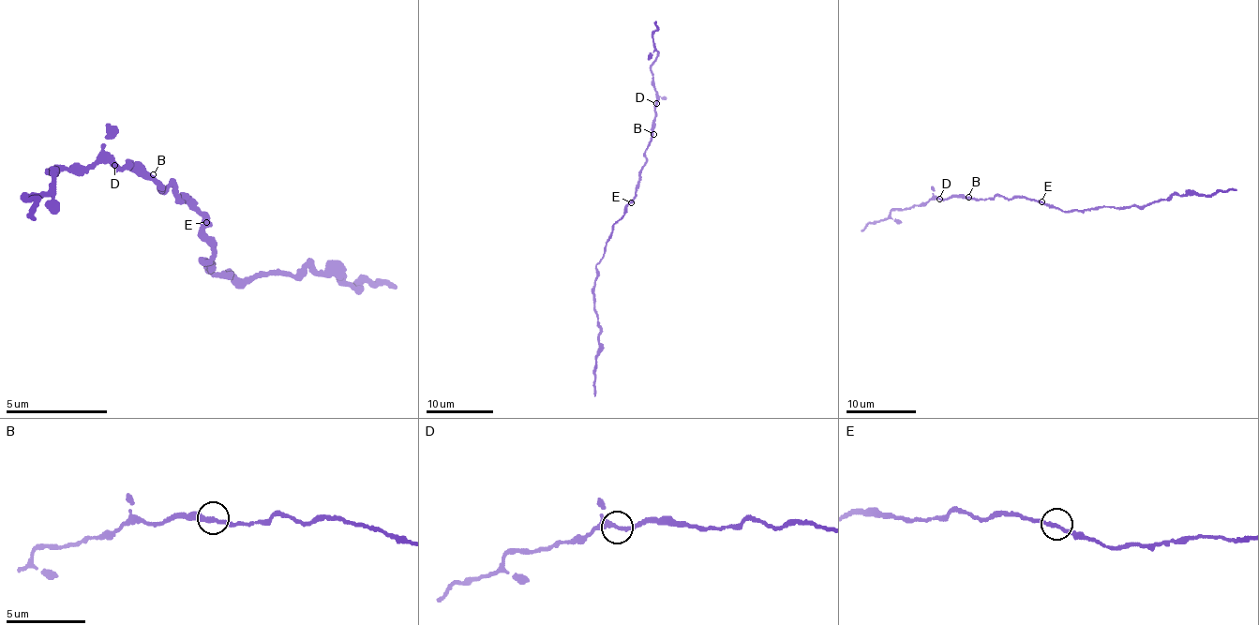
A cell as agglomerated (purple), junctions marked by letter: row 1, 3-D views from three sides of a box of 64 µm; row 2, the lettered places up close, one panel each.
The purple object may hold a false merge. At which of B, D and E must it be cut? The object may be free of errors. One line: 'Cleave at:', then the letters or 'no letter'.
Cleave at: no letter

